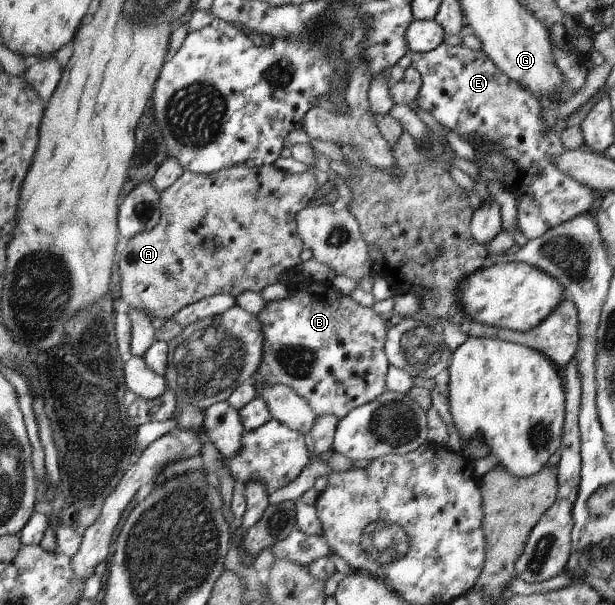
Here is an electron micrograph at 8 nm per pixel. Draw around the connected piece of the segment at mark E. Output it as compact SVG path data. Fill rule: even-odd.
M441 43L437 48L434 48L433 50L430 50L429 52L426 53L416 53L416 52L409 52L408 55L411 58L411 67L416 68L419 71L419 74L422 76L422 85L419 91L419 94L417 95L416 98L416 102L415 104L418 105L419 107L421 107L425 112L428 112L429 114L431 114L431 116L433 116L433 118L435 118L435 120L437 120L437 122L440 122L441 124L443 124L445 130L448 131L453 131L455 133L457 133L459 136L461 136L461 138L463 138L464 140L467 140L472 146L473 148L475 148L476 153L479 157L479 154L481 156L481 158L483 159L483 161L481 162L481 165L477 167L479 168L479 171L481 173L481 177L479 179L485 180L488 184L491 182L499 182L501 185L505 186L505 189L507 189L510 193L513 193L519 200L520 202L520 206L518 208L518 228L522 231L522 233L525 235L525 238L527 238L527 240L531 240L534 238L539 238L540 236L543 236L543 234L547 233L548 230L551 230L553 227L556 227L557 225L563 224L564 222L567 222L569 220L572 220L573 217L576 217L578 214L583 214L583 213L589 213L591 211L589 211L589 208L591 208L591 202L593 202L593 189L589 188L588 186L585 186L583 183L577 182L575 179L572 179L569 175L565 174L565 172L561 171L559 166L557 166L557 162L556 162L556 158L561 156L561 154L563 154L563 142L562 142L562 138L560 137L558 132L555 132L555 130L553 130L552 126L549 126L549 124L544 122L544 114L543 114L543 106L545 105L541 100L539 100L529 89L525 88L524 86L521 86L519 83L516 83L513 79L510 79L508 77L508 75L506 75L504 73L504 71L502 71L500 69L500 67L498 67L496 65L496 63L494 63L492 61L492 59L490 59L488 57L488 55L486 55L484 53L483 50L481 51L473 51L472 49L469 49L463 45L457 45L457 46L451 46L451 45L447 45L445 43ZM549 127L552 127L551 132L547 132L547 134L543 134L543 132L545 132L545 130L547 130ZM475 137L485 137L486 139L491 139L495 144L496 144L496 152L495 153L490 153L489 155L483 155L473 144L472 144L472 140Z

